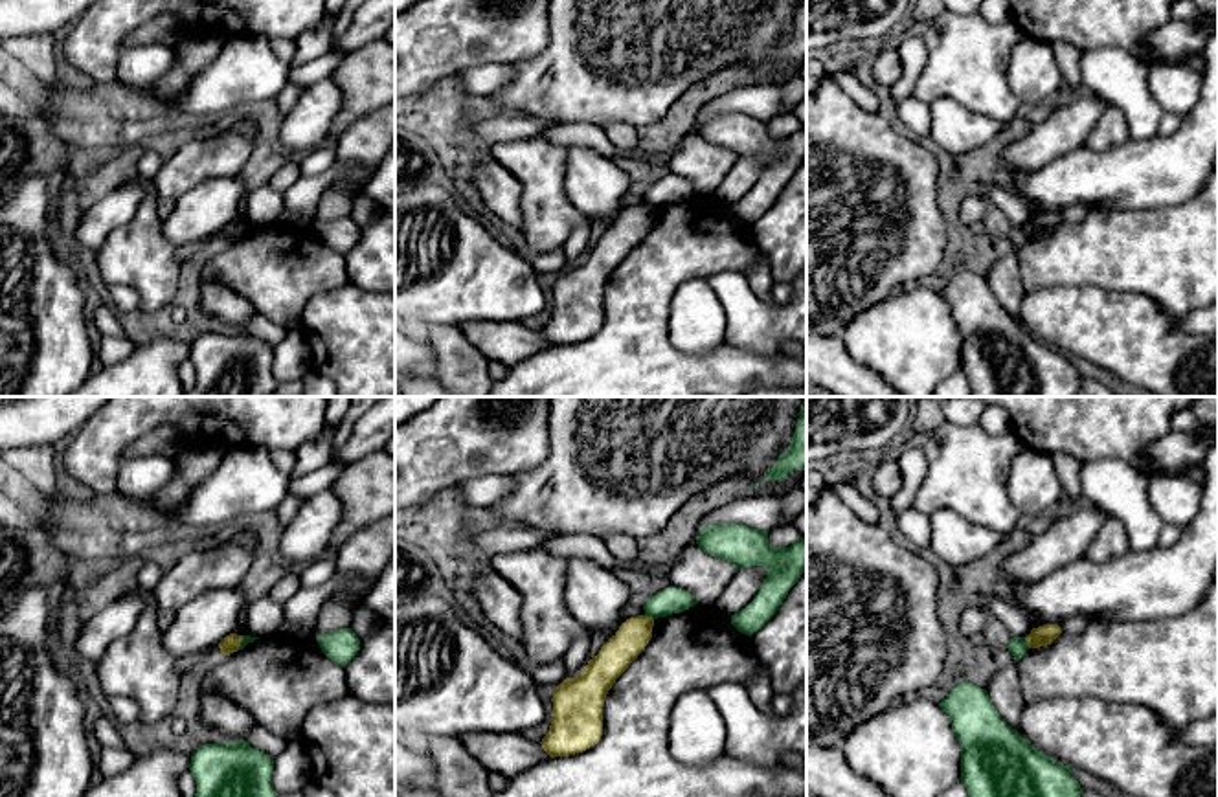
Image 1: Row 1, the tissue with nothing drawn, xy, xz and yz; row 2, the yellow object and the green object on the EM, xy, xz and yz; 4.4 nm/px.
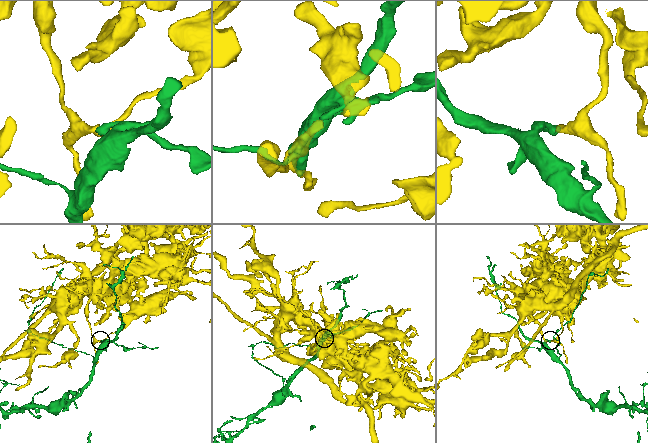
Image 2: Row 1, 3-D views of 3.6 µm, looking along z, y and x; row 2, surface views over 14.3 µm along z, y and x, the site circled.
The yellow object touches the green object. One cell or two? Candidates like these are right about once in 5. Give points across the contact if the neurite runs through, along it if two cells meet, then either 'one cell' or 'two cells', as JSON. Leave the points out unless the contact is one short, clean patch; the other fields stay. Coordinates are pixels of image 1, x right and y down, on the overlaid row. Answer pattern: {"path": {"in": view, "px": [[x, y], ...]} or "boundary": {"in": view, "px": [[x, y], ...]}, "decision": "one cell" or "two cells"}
{"boundary": {"in": "yz", "px": [[1024, 638], [1029, 647]]}, "decision": "two cells"}

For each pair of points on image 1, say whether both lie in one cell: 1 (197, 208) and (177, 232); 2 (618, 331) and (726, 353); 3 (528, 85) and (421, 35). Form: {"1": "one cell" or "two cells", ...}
{"1": "one cell", "2": "one cell", "3": "two cells"}

